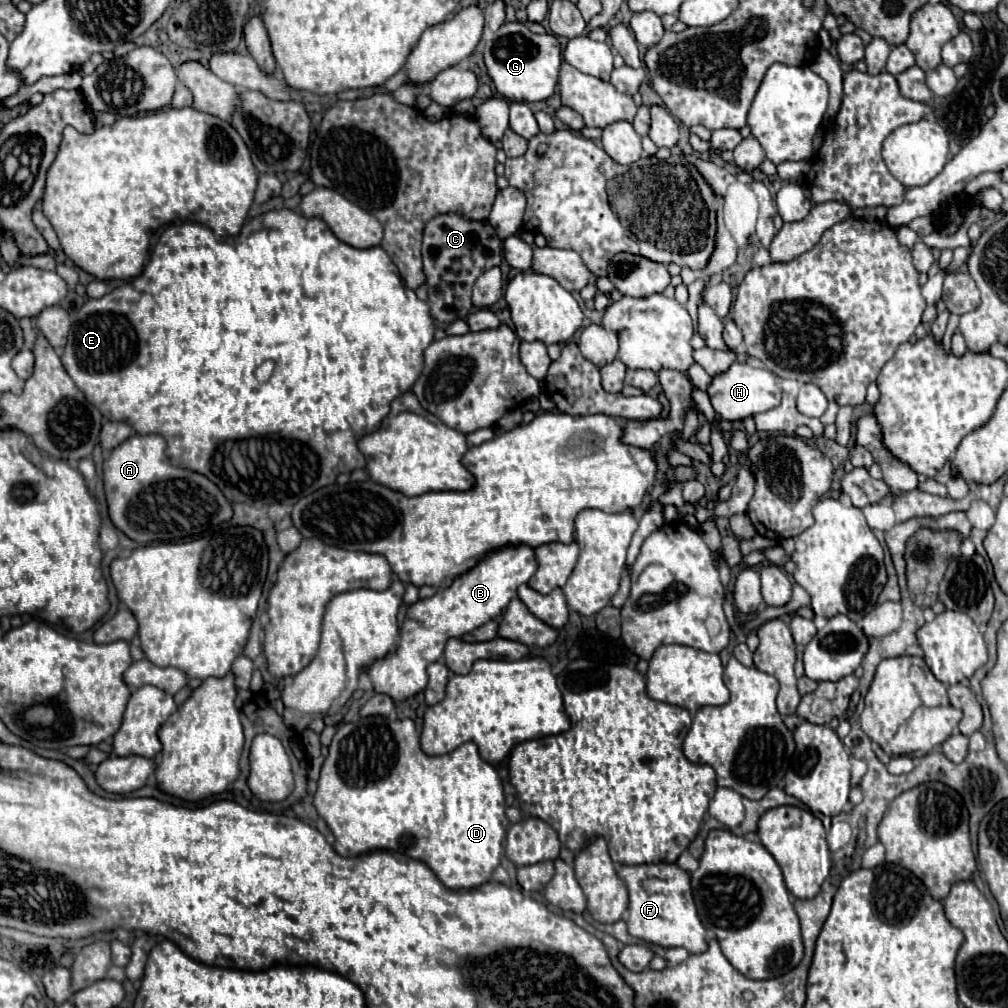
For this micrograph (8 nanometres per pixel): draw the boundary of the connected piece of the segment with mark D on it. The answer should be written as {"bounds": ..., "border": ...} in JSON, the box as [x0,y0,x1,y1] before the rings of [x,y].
{"bounds":[315,716,507,890],"border":[[[367,716],[367,718],[355,718],[353,722],[343,724],[337,734],[333,736],[331,744],[329,744],[329,754],[321,766],[321,776],[319,776],[319,788],[315,794],[315,808],[317,814],[327,822],[327,826],[331,828],[331,832],[335,837],[334,850],[341,856],[351,857],[363,852],[371,852],[371,850],[389,850],[389,852],[399,852],[405,854],[409,858],[421,860],[425,862],[435,876],[453,890],[467,890],[467,888],[475,888],[479,884],[485,884],[491,880],[491,872],[499,866],[501,856],[503,856],[503,842],[505,842],[505,834],[507,834],[507,818],[505,818],[505,794],[503,794],[503,784],[497,776],[497,772],[493,770],[491,764],[487,764],[479,752],[477,746],[473,742],[461,744],[459,748],[455,748],[453,752],[445,754],[445,756],[427,756],[421,746],[419,746],[419,734],[415,728],[415,722],[411,718],[403,718],[403,720],[387,720],[383,716]]]}

